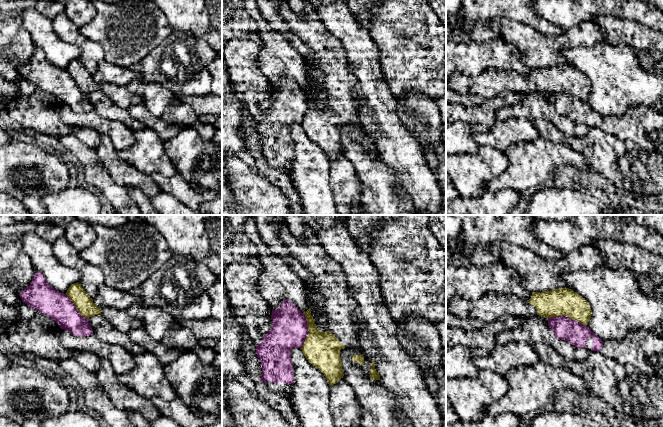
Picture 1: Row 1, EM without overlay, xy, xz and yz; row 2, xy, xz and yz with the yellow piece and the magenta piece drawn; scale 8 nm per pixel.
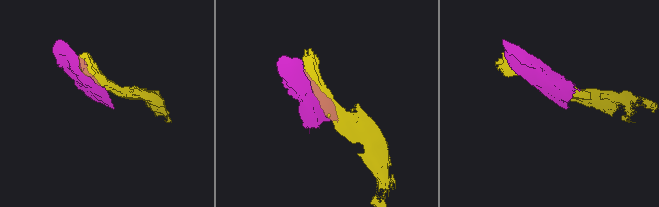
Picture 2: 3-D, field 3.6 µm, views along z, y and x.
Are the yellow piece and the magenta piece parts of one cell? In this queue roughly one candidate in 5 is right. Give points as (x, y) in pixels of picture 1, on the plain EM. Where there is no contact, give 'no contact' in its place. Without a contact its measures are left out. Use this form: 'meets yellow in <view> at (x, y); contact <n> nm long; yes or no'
meets yellow in yz at (567, 92); contact 320 nm long; no

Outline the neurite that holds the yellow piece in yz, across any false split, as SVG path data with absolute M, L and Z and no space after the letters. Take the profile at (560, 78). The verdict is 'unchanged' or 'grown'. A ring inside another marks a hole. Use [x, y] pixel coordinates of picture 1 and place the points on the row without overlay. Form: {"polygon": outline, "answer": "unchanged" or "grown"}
{"polygon": "M569 64L533 68L527 77L501 69L489 69L473 76L453 73L446 78L446 82L448 89L487 100L507 90L521 94L566 92L587 102L592 92L589 79Z", "answer": "grown"}

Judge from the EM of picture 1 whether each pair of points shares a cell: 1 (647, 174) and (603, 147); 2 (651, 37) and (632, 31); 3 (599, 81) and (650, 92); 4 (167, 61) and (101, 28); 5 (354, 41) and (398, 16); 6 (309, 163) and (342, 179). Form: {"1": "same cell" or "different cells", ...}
{"1": "same cell", "2": "same cell", "3": "same cell", "4": "different cells", "5": "different cells", "6": "different cells"}

